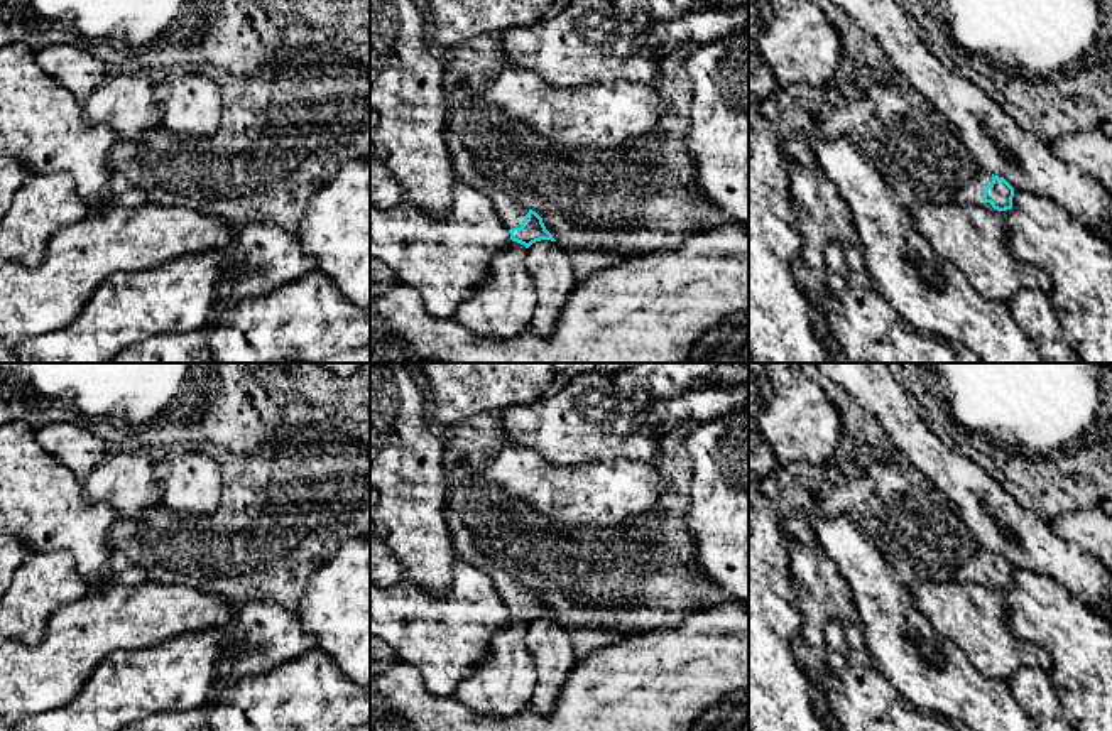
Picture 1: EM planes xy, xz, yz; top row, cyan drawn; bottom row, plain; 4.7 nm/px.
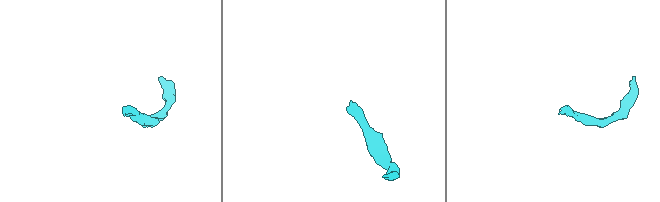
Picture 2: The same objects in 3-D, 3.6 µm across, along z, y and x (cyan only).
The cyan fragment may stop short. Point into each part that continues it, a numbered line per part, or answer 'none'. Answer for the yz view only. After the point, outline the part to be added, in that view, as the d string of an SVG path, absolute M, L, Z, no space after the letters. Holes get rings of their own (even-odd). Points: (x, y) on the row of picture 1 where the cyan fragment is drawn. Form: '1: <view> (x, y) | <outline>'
1: yz (972, 193) | M985 171L977 172L962 189L957 203L972 203L978 208L992 208L990 203L984 201L984 192L982 192L984 187L990 186L990 182L992 182L990 172Z

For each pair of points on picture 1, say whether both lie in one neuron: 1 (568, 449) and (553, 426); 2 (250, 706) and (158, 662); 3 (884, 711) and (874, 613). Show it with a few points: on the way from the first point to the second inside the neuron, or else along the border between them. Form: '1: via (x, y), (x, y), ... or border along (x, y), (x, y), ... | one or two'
1: via (568, 444), (558, 431) | one
2: border along (210, 691), (207, 699) | two
3: border along (864, 647), (883, 676), (906, 699) | two

